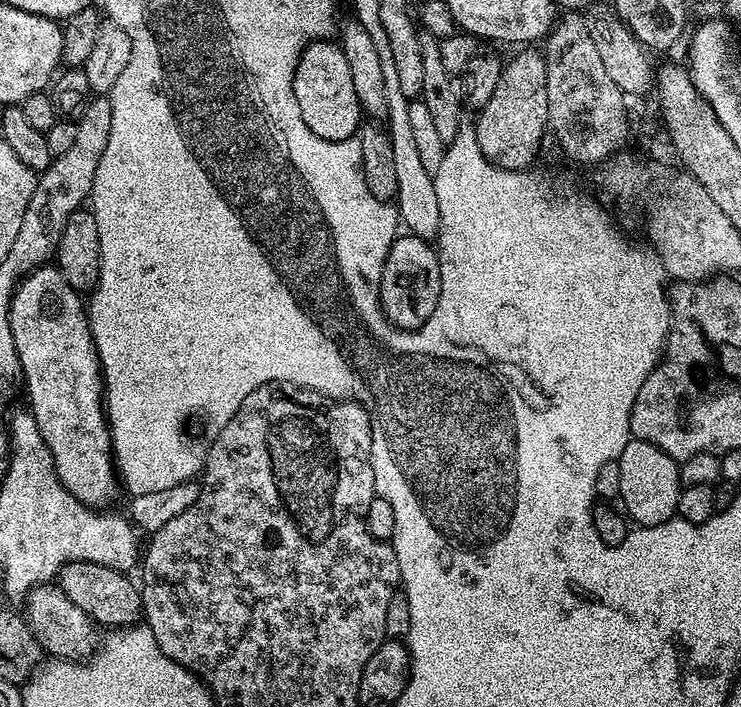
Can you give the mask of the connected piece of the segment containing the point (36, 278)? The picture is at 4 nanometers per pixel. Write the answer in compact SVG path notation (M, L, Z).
M45 266L42 268L35 268L33 272L29 272L16 286L16 293L12 296L12 301L10 302L10 324L12 333L14 334L15 346L18 350L18 358L20 359L22 384L28 387L29 405L27 404L27 407L32 413L34 422L38 422L38 430L42 434L42 438L46 442L46 446L54 458L54 466L56 467L58 478L66 486L66 490L70 494L74 494L74 498L78 498L82 503L87 504L89 508L95 508L97 510L107 509L115 502L116 495L121 495L122 484L118 479L118 469L114 463L112 454L112 435L108 429L108 417L104 410L104 376L100 372L100 359L96 353L94 338L90 334L88 313L81 293L72 288L70 282L66 282L66 278L60 273L59 267Z

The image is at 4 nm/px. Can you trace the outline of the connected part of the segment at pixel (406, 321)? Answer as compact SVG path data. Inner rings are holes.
M393 243L384 258L384 269L378 277L378 295L384 317L397 328L420 328L432 314L434 292L434 261L438 252L432 248L411 248L408 244Z

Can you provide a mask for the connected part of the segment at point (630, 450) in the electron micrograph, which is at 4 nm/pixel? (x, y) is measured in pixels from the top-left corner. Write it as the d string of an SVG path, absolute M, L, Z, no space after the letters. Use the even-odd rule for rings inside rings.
M629 439L628 444L622 450L619 458L620 469L622 470L622 486L618 497L623 511L633 521L644 524L645 529L657 527L662 522L673 519L676 516L676 507L680 497L680 466L670 454L658 450L645 440Z

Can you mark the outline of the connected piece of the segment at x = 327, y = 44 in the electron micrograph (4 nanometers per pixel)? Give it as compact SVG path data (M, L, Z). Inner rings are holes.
M331 39L314 40L304 47L304 53L294 74L294 98L298 98L298 110L302 114L302 122L310 126L310 130L318 138L327 140L351 140L361 127L362 109L358 102L358 94L354 94L354 78L350 78L350 62L346 62L346 54L339 43Z

